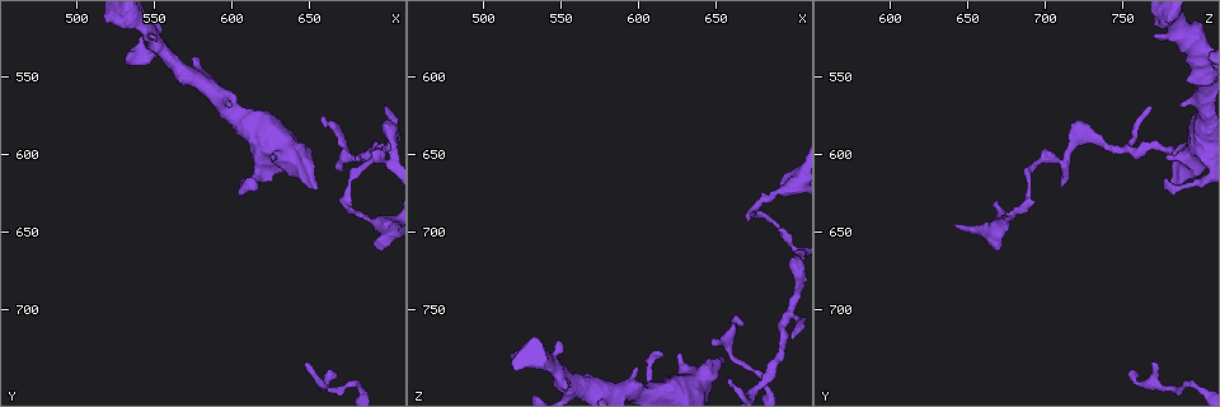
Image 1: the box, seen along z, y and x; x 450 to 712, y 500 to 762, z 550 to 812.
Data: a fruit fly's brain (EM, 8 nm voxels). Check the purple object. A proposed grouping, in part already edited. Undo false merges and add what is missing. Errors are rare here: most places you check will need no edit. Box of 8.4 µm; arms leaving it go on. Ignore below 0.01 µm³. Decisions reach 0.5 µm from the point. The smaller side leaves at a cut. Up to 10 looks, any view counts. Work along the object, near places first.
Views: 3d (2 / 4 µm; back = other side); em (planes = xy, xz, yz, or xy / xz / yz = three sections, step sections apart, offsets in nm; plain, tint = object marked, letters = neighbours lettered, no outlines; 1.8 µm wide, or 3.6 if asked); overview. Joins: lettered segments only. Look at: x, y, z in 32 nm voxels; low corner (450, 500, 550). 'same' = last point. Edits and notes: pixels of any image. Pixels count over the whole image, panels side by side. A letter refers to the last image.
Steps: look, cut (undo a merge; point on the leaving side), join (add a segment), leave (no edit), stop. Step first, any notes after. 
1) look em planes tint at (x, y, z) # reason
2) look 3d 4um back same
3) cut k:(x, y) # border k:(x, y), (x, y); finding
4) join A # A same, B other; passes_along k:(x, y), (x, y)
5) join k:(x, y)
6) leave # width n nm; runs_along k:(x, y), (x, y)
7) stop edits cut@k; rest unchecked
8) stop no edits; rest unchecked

look 3d 2um at (698, 596, 750) # a fork

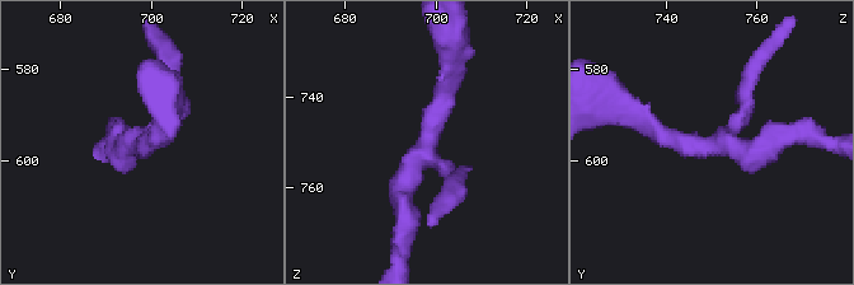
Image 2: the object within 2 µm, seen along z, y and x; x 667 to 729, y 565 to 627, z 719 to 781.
look em planes letters at (698, 596, 751)

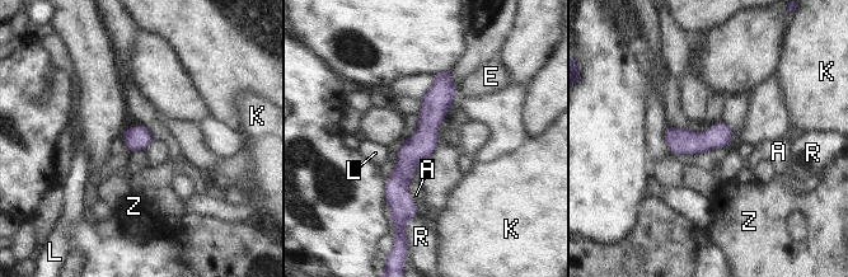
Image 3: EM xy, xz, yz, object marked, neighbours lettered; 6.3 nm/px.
leave # width 160 nm; A other, E other, K other, L other, R other, Z other; all the same neuron

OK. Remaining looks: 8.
look em yz step 16 tint at (694, 662, 670) # an open end

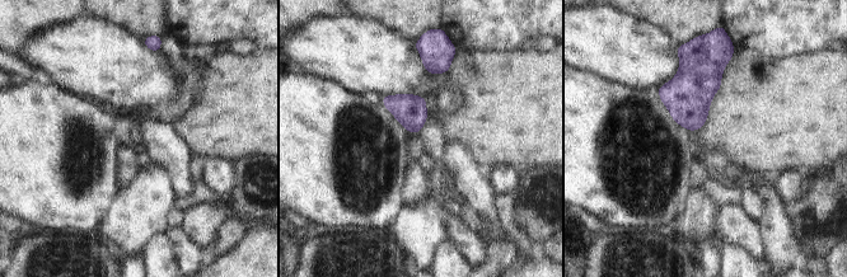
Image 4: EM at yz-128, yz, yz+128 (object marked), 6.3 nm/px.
look em planes letters same # another direction

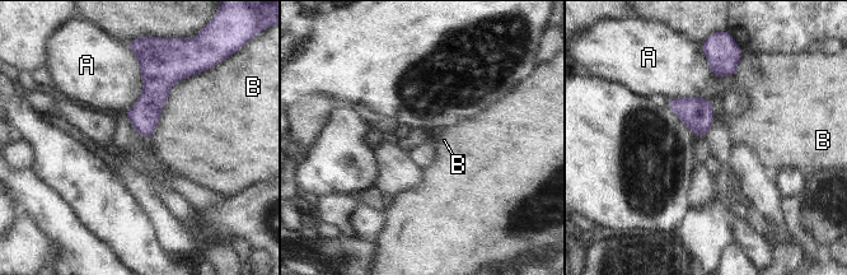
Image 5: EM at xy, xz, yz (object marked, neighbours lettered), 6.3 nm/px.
leave # A other, B other; border 5:(193, 74), (178, 80), (168, 94); none of them fits

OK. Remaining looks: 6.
look 3d 4um at (600, 568, 788) # branch stops here

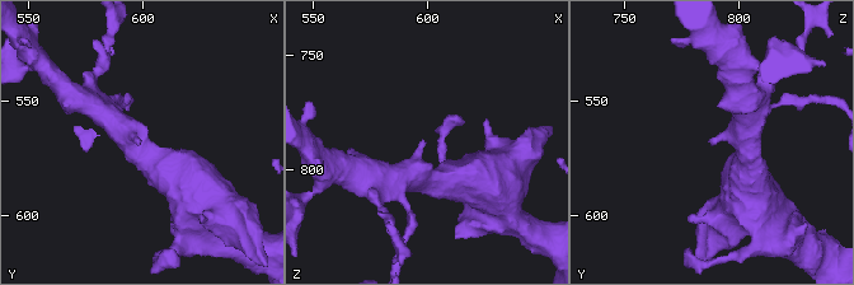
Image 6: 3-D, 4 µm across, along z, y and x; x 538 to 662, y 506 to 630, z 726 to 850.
look em planes letters at (598, 568, 789) # arm_widths 380, 400 nm; shape alone is not enough

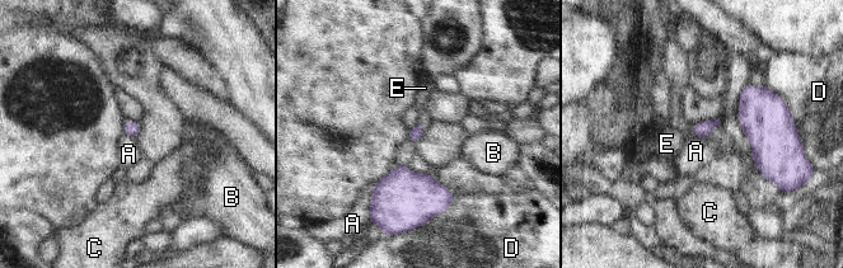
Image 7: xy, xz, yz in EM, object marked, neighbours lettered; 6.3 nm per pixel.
join E # A other, B other, C other, D other, E same; passes_along 7:(417, 131), (421, 123), (425, 88); it goes on there

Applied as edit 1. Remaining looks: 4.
look 3d 4um at (654, 620, 782) # stops while still wide

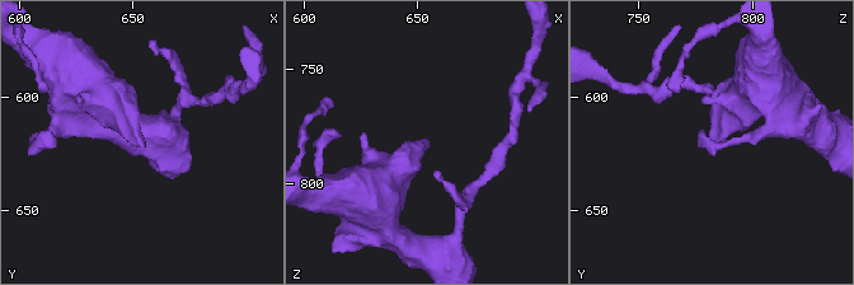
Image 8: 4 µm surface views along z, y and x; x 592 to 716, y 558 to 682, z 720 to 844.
look em planes letters at (655, 623, 783)

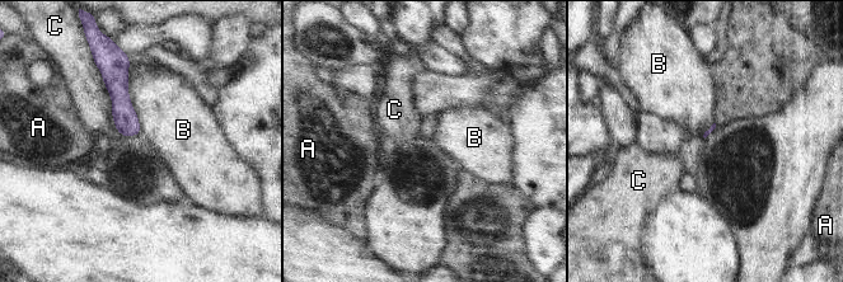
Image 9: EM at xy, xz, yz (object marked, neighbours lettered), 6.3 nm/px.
leave # A other, B other, C other; border 9:(129, 65), (127, 94), (141, 132); no lettered segment goes on from it

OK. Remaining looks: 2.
stop edits join@7; rest unchecked

